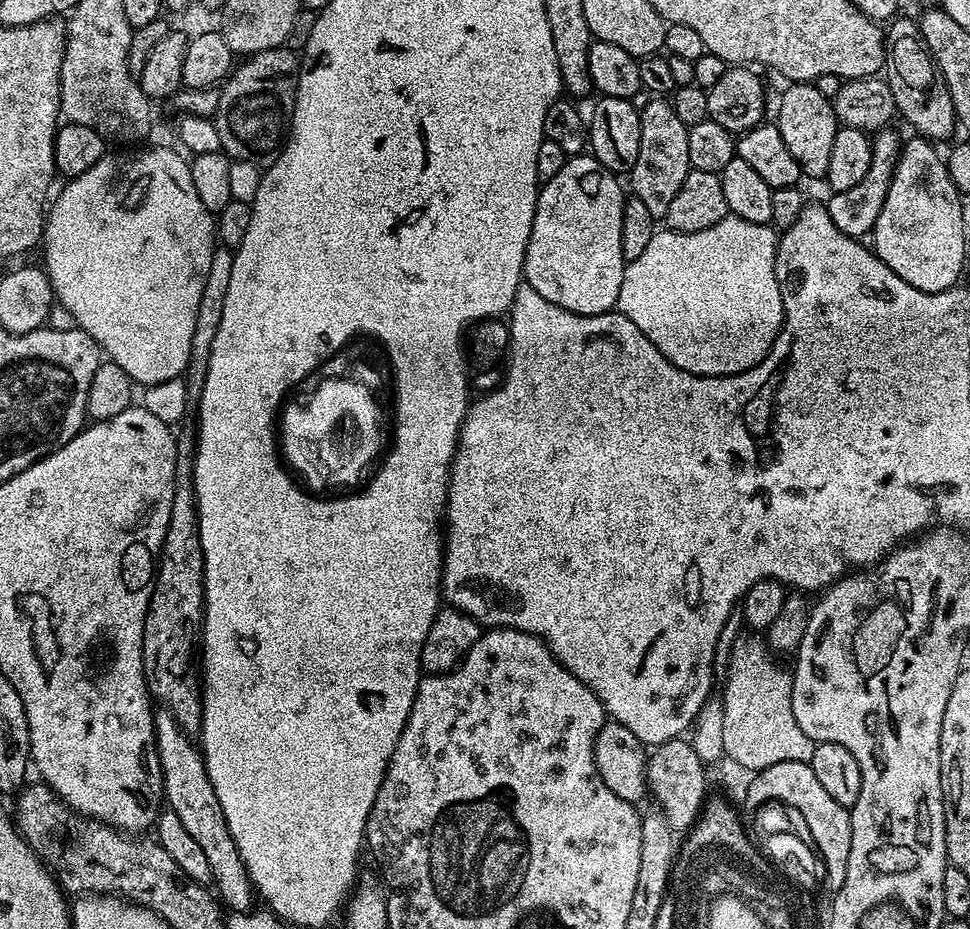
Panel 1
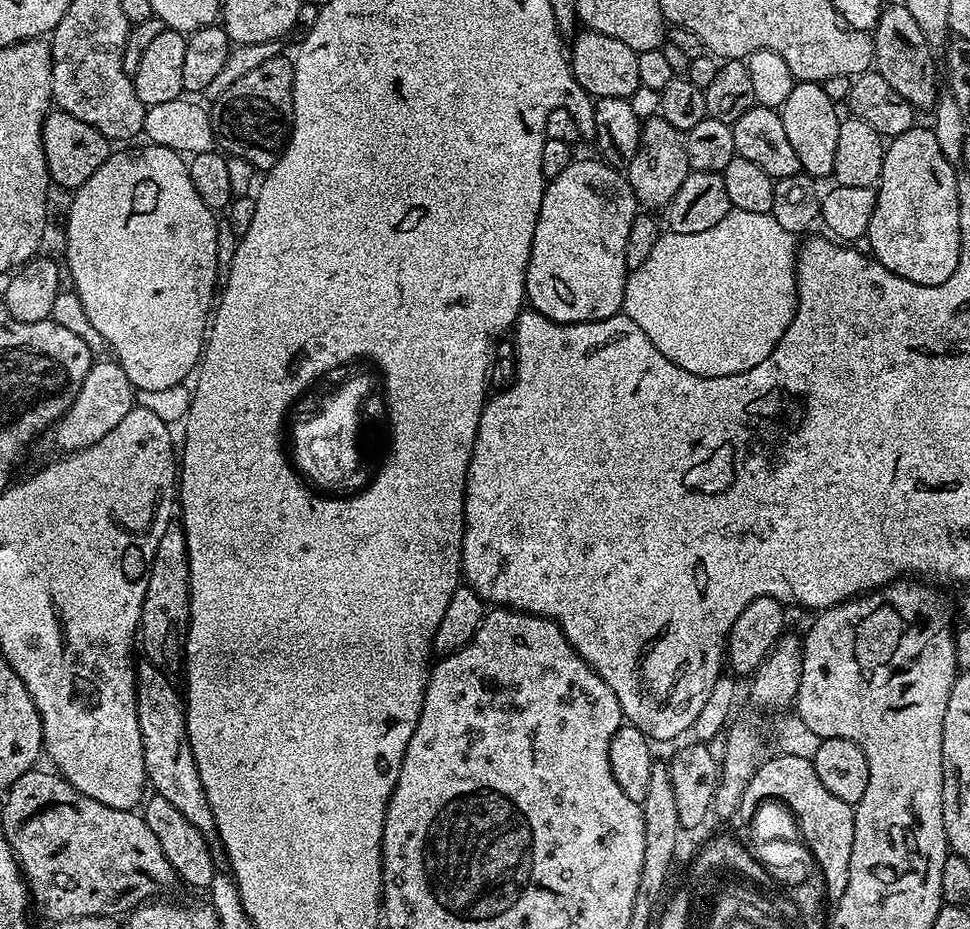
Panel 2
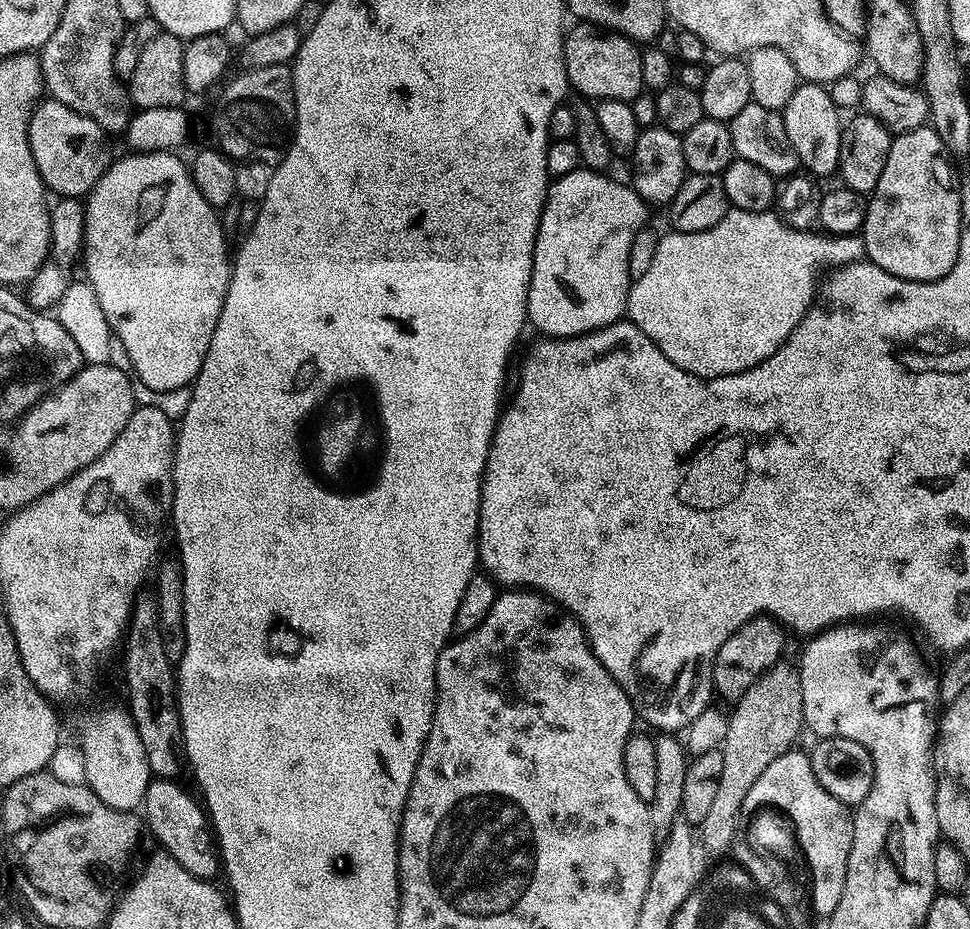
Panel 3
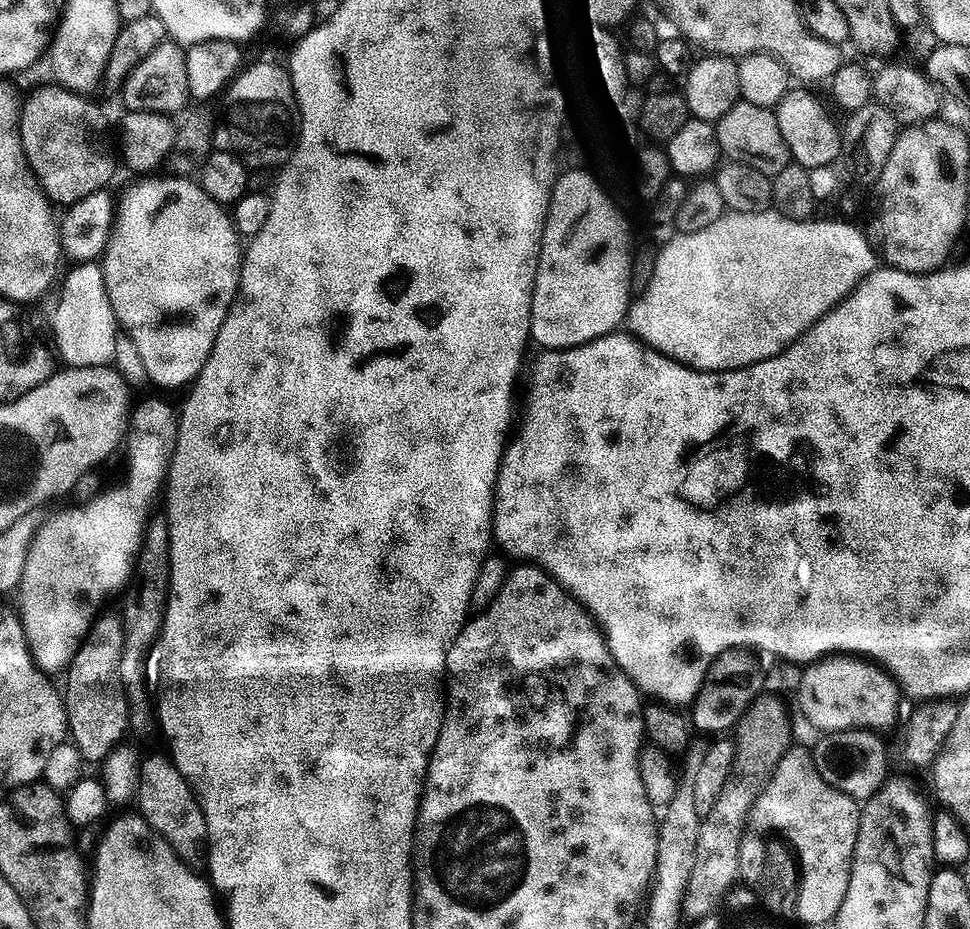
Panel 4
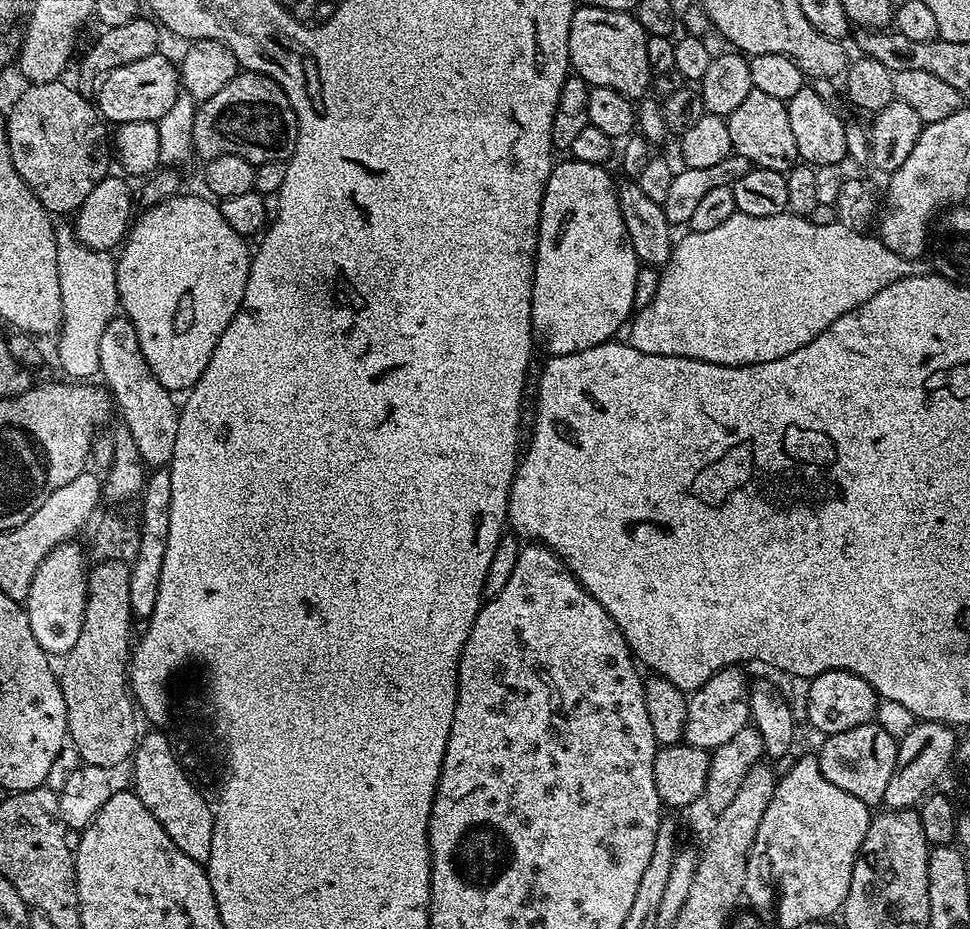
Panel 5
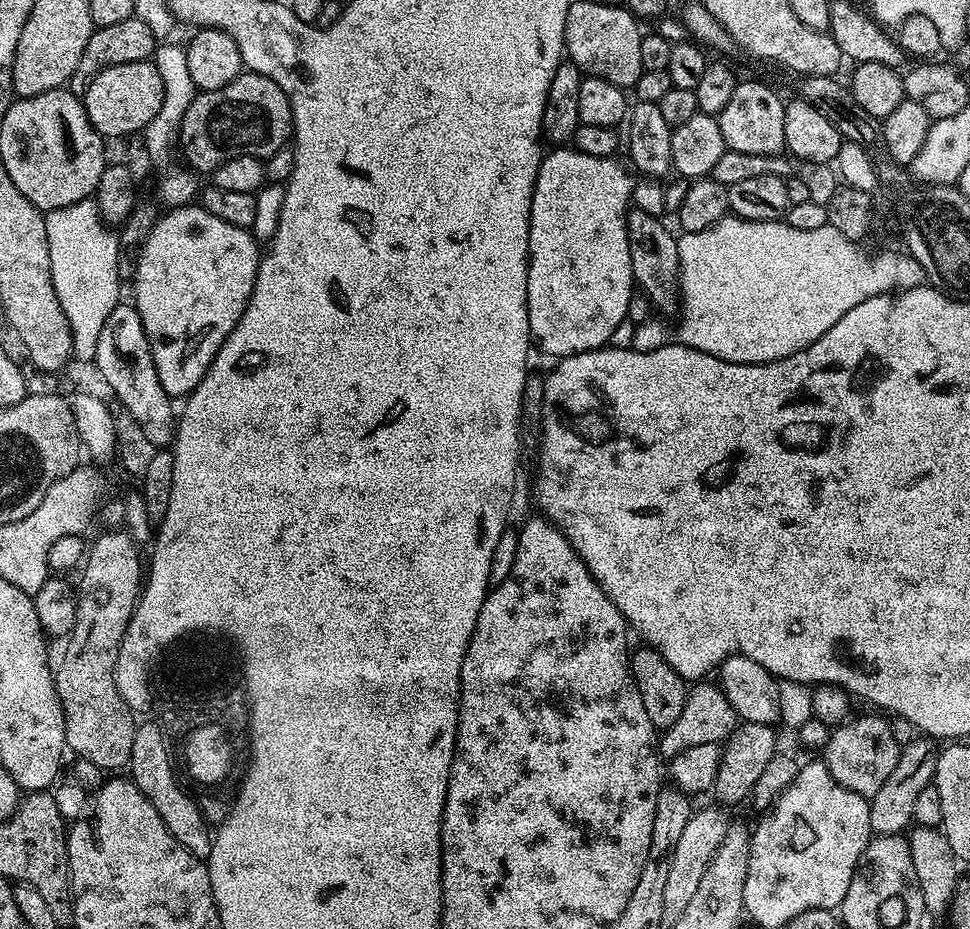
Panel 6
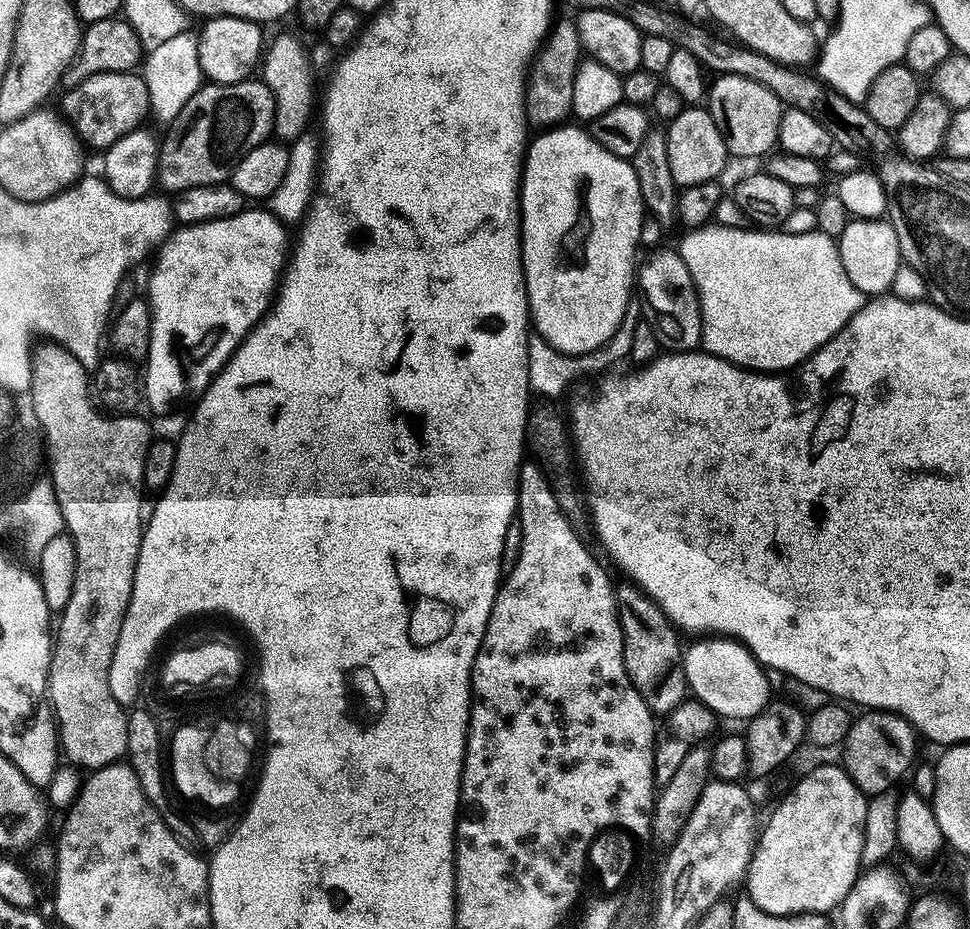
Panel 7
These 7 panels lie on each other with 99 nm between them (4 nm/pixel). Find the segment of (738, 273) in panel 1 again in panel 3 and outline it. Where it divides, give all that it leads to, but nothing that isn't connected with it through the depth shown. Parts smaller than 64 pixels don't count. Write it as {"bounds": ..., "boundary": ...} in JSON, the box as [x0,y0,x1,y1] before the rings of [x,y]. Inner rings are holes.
{"bounds":[626,207,864,380],"boundary":[[[729,207],[727,214],[722,218],[722,222],[718,222],[718,226],[710,226],[710,230],[702,230],[701,232],[672,230],[669,233],[669,236],[667,234],[661,235],[658,250],[654,250],[654,262],[650,262],[646,274],[642,274],[642,278],[631,281],[628,290],[626,316],[630,323],[638,326],[638,330],[642,330],[642,334],[646,334],[652,339],[654,346],[658,346],[658,350],[662,350],[662,354],[666,354],[666,358],[670,358],[670,362],[674,362],[674,366],[678,366],[695,376],[702,376],[706,380],[712,380],[716,376],[732,376],[736,372],[745,372],[755,364],[769,360],[784,345],[786,338],[798,326],[798,322],[802,322],[804,315],[814,306],[814,301],[818,296],[816,283],[819,282],[820,275],[827,268],[840,270],[847,264],[855,264],[864,256],[864,242],[859,235],[829,235],[821,234],[816,230],[800,231],[784,223],[783,219],[772,210],[751,212],[750,210]]]}

